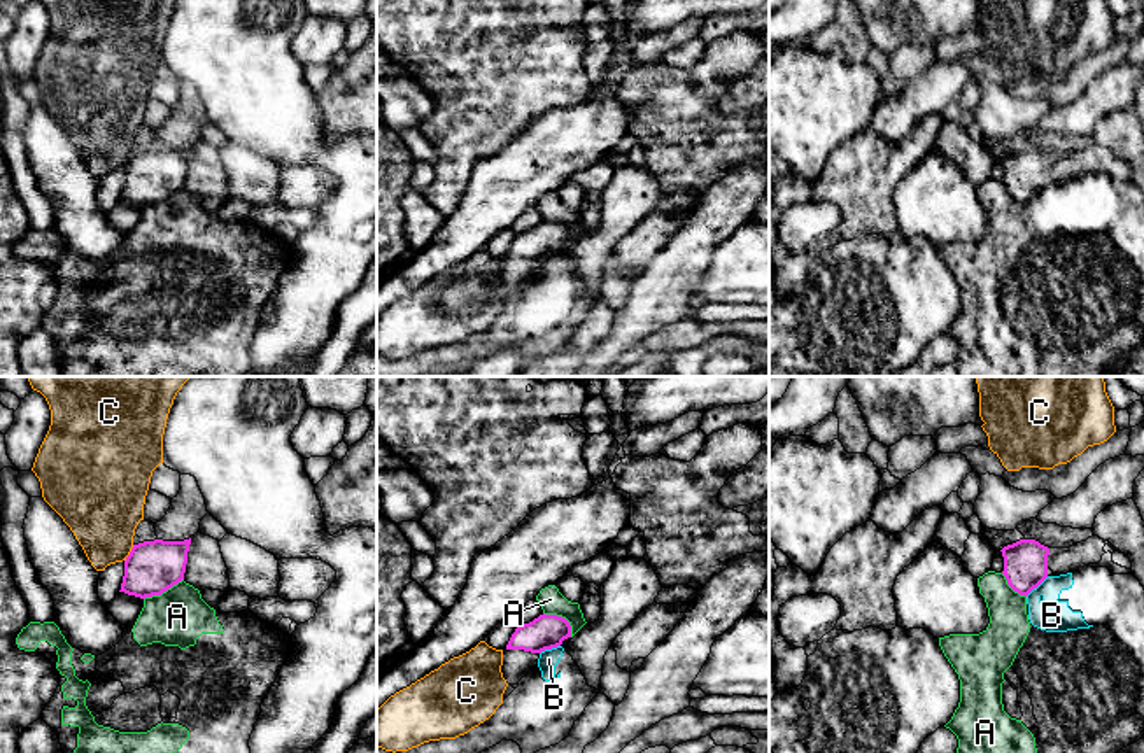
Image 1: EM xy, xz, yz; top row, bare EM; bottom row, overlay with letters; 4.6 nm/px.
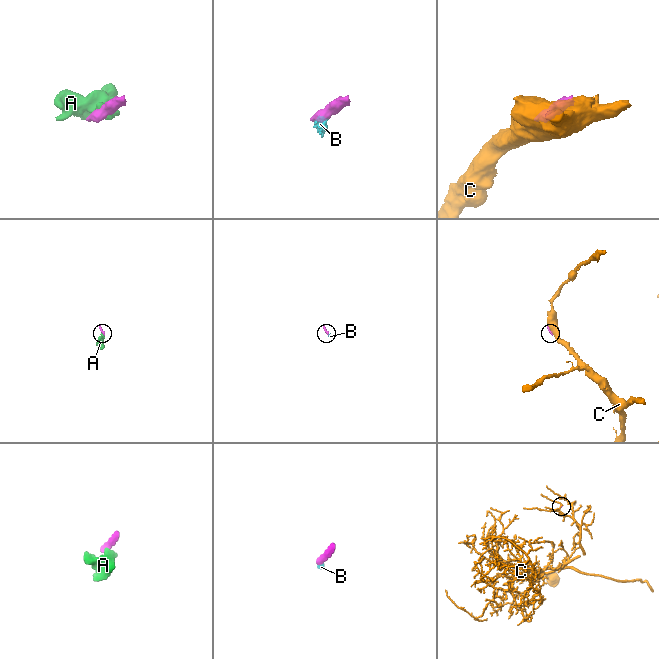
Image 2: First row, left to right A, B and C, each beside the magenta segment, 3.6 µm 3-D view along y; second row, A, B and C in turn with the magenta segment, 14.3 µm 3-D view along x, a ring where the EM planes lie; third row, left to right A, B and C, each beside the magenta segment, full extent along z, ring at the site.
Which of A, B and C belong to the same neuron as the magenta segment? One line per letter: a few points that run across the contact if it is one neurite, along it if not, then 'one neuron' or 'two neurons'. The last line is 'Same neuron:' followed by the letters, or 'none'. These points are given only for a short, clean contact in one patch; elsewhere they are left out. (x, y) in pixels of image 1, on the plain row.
A: line xz (543, 219), (561, 223), (568, 230), (572, 244); two neurons
B: line yz (1048, 184), (1025, 204); two neurons
C: line xy (134, 153), (125, 168); two neurons
Same neuron: none

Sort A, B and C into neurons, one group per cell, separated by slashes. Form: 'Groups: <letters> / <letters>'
Groups: A B / C

